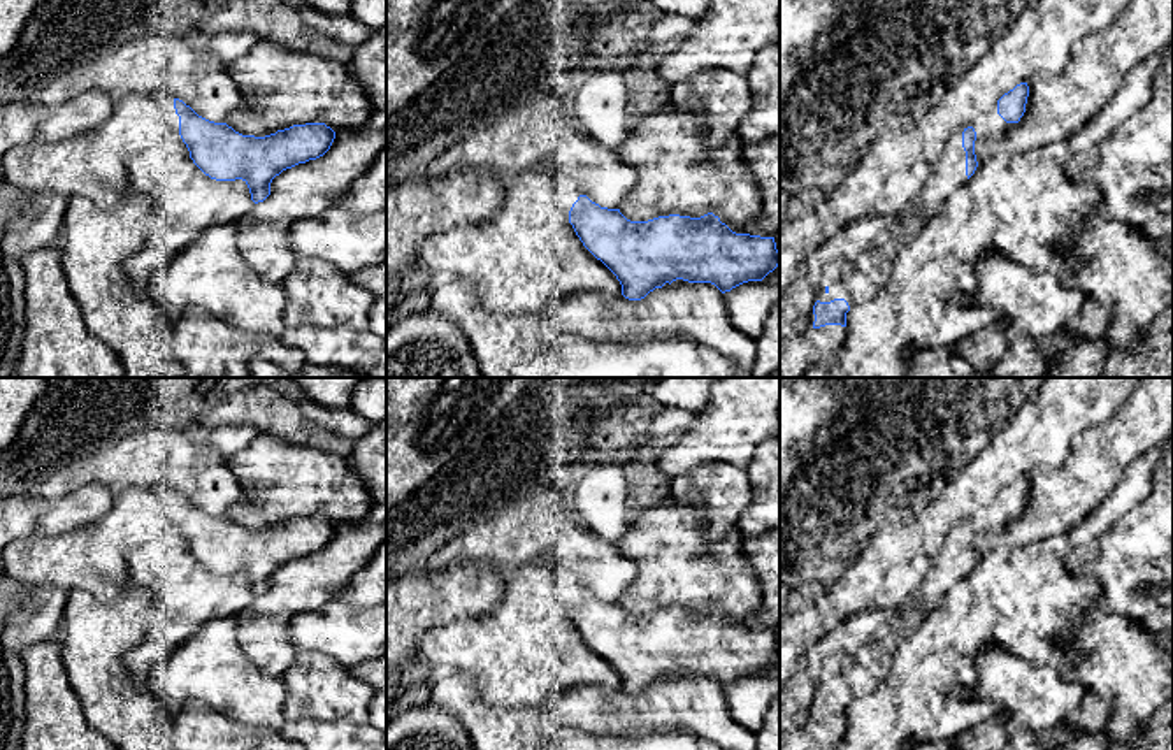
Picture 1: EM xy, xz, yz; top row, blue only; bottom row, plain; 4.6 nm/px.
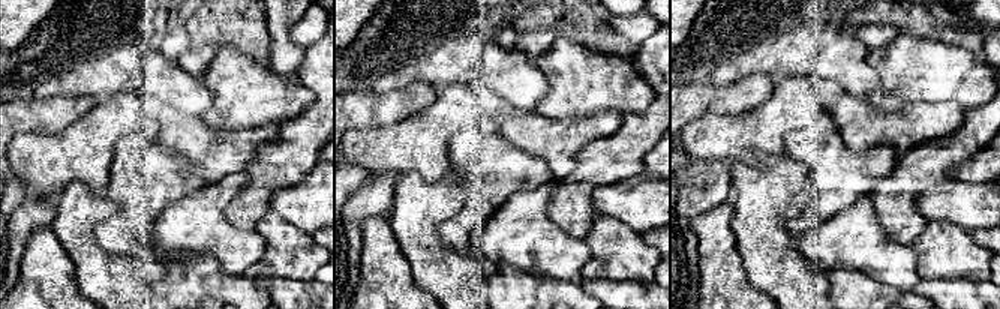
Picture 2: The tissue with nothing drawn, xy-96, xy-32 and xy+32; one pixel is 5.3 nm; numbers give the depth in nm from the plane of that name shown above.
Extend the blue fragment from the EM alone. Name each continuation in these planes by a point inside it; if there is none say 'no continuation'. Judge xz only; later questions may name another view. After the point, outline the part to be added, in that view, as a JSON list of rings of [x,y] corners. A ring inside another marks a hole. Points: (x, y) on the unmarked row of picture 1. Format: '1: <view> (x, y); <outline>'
1: xz (564, 587); [[[557,573],[551,578],[551,590],[555,594],[555,599],[567,615],[569,615],[569,604],[579,588],[583,588],[583,585],[576,576]]]

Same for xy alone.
1: xy (171, 536); [[[160,483],[151,488],[156,494],[156,502],[162,506],[165,527],[142,546],[163,546],[167,550],[190,550],[186,537],[179,529],[179,509],[174,502],[174,492],[170,487]]]

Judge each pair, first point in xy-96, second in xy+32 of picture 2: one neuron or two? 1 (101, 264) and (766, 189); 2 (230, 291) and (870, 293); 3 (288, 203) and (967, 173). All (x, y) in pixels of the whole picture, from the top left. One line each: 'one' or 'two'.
1: one
2: one
3: two

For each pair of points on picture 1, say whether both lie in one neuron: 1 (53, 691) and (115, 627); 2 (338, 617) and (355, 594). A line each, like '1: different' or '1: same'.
1: different
2: different

